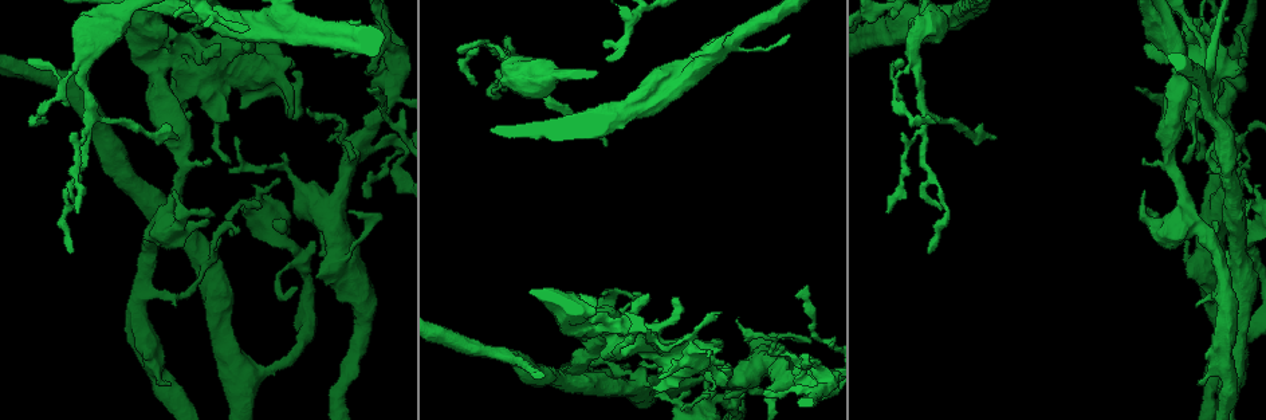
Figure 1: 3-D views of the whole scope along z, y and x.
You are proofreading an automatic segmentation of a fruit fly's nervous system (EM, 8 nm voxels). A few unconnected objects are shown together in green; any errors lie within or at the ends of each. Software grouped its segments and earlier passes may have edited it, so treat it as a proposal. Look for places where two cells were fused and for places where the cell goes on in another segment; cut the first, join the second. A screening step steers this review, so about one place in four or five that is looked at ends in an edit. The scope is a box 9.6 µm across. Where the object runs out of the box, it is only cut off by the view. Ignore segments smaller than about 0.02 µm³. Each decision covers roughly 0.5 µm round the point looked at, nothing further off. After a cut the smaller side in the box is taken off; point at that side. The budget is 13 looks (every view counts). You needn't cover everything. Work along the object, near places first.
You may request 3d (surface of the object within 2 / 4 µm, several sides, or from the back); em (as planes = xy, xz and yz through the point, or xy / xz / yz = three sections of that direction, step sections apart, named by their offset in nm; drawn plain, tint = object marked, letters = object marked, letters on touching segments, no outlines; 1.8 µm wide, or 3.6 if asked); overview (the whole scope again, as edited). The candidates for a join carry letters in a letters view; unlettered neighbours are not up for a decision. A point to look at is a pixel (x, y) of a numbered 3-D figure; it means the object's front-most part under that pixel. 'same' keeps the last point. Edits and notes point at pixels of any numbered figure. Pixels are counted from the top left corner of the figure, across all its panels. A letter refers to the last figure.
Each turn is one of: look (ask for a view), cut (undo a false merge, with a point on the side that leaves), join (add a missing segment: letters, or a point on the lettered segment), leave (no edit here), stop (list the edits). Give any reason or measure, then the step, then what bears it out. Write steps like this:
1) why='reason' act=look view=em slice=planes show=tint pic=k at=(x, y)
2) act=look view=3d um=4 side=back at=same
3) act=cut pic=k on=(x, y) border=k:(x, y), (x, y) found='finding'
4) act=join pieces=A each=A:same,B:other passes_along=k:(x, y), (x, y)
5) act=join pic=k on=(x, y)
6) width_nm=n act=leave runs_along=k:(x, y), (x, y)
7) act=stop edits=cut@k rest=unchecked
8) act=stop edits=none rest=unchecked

why='sharp bend' act=look view=3d um=2 side=back pic=1 at=(1204, 27)

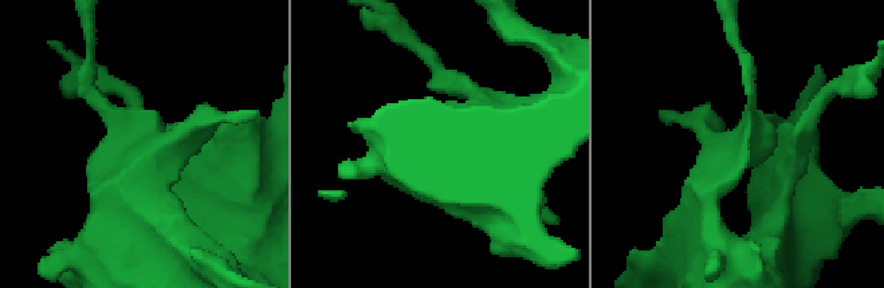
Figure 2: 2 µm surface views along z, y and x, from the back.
act=look view=em slice=xy step=16 show=tint pic=2 at=(746, 147)

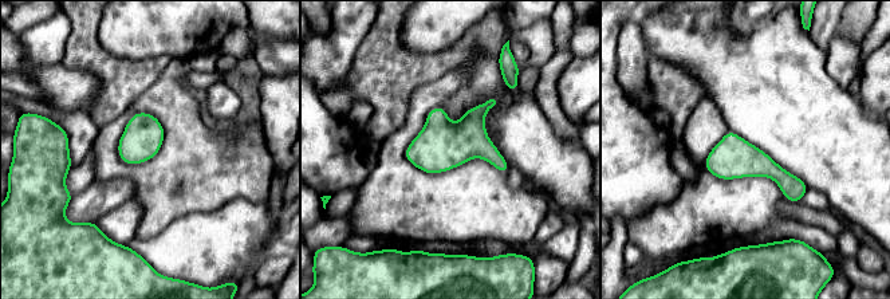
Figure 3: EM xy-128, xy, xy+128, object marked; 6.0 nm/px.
act=look view=em slice=xy step=16 show=letters at=same

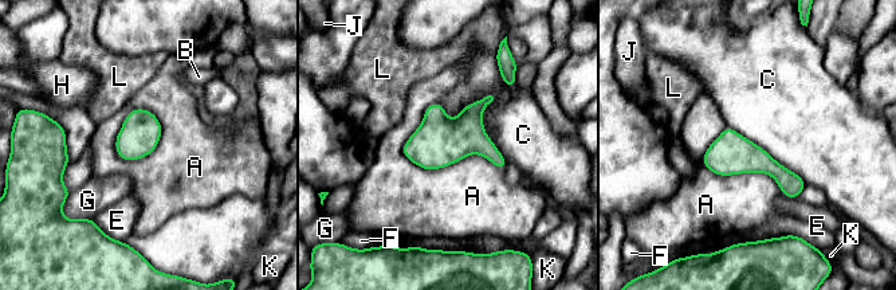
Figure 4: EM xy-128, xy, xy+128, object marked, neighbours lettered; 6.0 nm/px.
width_nm=240 act=leave each=A:other,B:other,C:other,E:other,F:other,G:other,H:other,J:other,K:other,L:other border=4:(401, 148), (503, 171) found='one cell here'

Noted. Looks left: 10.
why='three arms meet' act=look view=3d um=2 pic=1 at=(1244, 144)

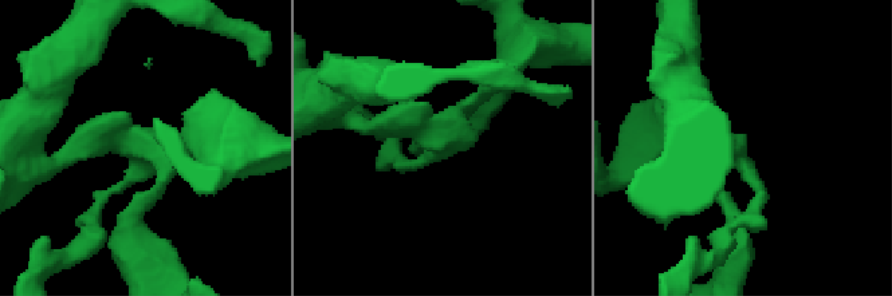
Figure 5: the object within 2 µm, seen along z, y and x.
act=look view=em slice=xy step=16 show=tint pic=5 at=(432, 143)

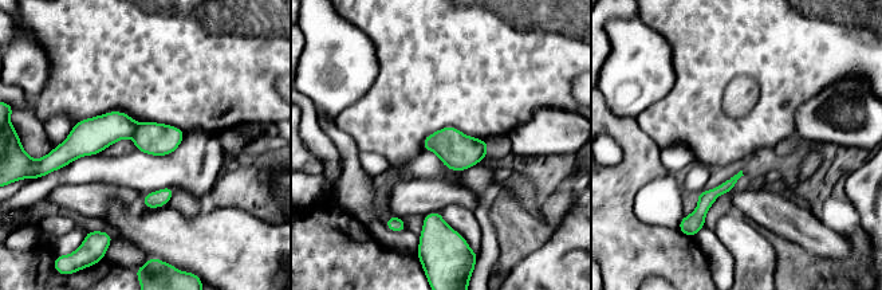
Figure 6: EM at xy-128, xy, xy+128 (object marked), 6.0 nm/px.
act=look view=em slice=xy step=16 show=letters at=same

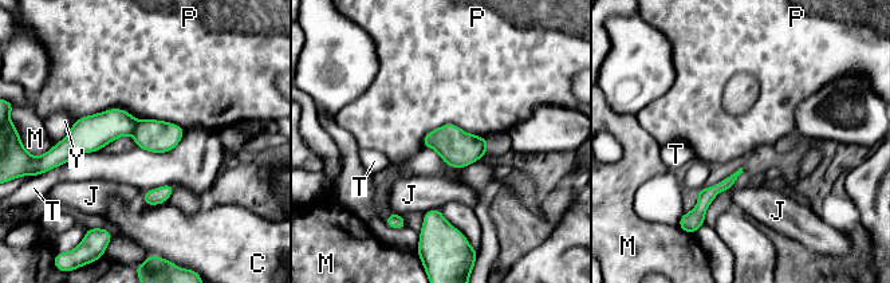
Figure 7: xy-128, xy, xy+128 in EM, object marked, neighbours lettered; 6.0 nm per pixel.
longest_contact=P:650nm act=cut pic=7 on=(154, 136) each=C:other,J:other,M:other,P:other,T:other,Y:other found='a second cell is stuck on'

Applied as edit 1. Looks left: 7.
act=look view=3d um=4 pic=1 at=(1249, 327)

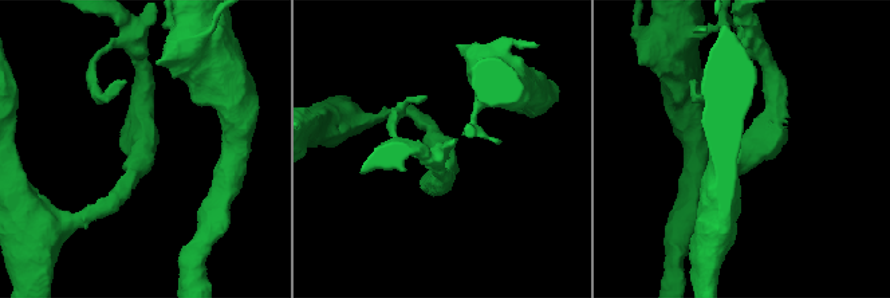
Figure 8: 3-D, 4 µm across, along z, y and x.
why='need the tissue' act=look view=em slice=planes show=letters pic=8 at=(140, 149)

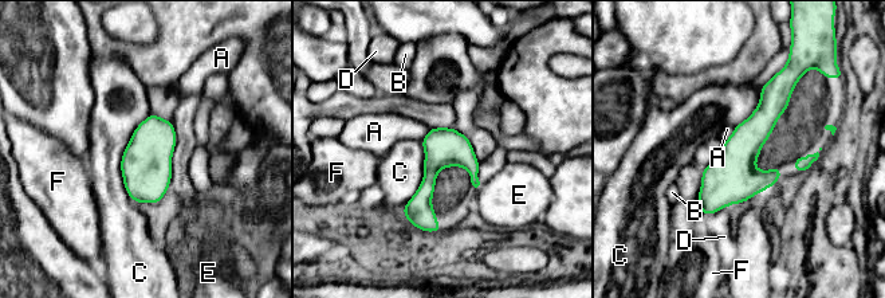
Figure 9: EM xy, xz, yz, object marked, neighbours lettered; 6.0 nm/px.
act=leave each=A:other,B:other,C:other,D:other,E:other,F:other runs_along=9:(785, 82), (704, 210) found='one cell here'

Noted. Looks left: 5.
why='sudden change in width' act=look view=3d um=4 pic=1 at=(209, 262)

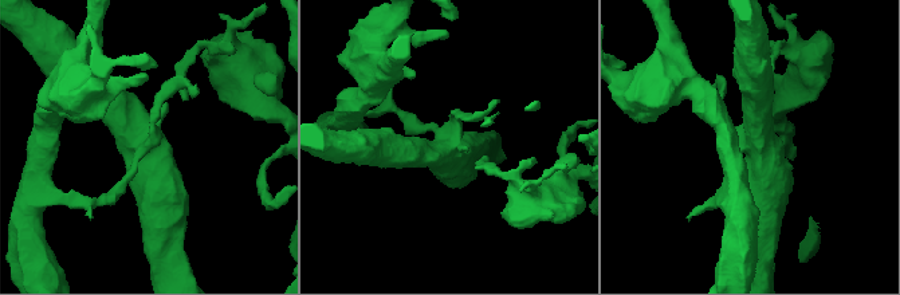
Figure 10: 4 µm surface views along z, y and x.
why='shape alone is not enough' act=look view=em um=3.6 slice=planes show=tint pic=10 at=(443, 145)

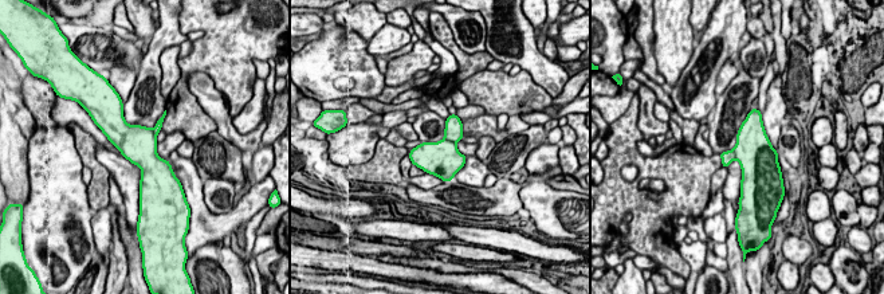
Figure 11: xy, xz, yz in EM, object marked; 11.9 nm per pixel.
why='see the neighbours' act=look view=em um=3.6 slice=planes show=letters at=same

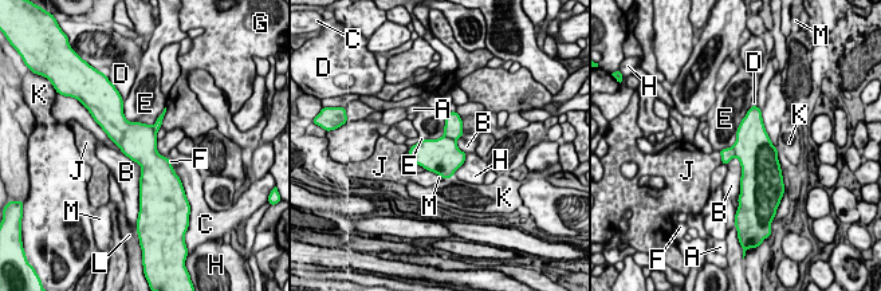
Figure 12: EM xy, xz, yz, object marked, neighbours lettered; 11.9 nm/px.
act=leave each=A:other,B:other,C:other,D:other,E:other,F:other,G:other,H:other,J:other,K:other,L:other,M:other border=12:(122, 101), (149, 125), (165, 107) found='all the same cell'

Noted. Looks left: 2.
why='three-way junction' act=look view=em um=3.6 slice=xz step=16 show=tint pic=1 at=(653, 87)

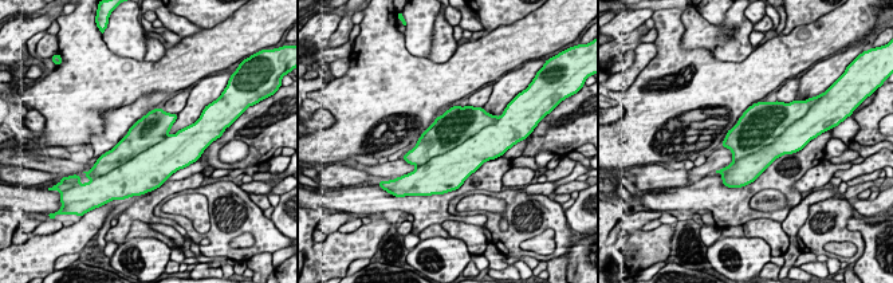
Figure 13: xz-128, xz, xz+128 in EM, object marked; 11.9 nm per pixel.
why='cut it another way' act=look view=em um=3.6 slice=planes show=letters at=same

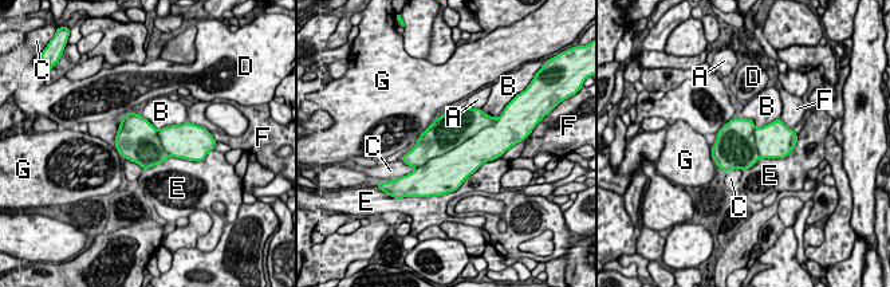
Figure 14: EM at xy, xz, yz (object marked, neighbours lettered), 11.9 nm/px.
act=cut pic=14 on=(452, 129) each=A:other,B:other,C:other,D:other,E:other,F:other,G:other border=14:(489, 125), (416, 168) found='a second cell is stuck on'

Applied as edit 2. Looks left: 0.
act=stop edits=cut@7,cut@14 rest=unchecked

